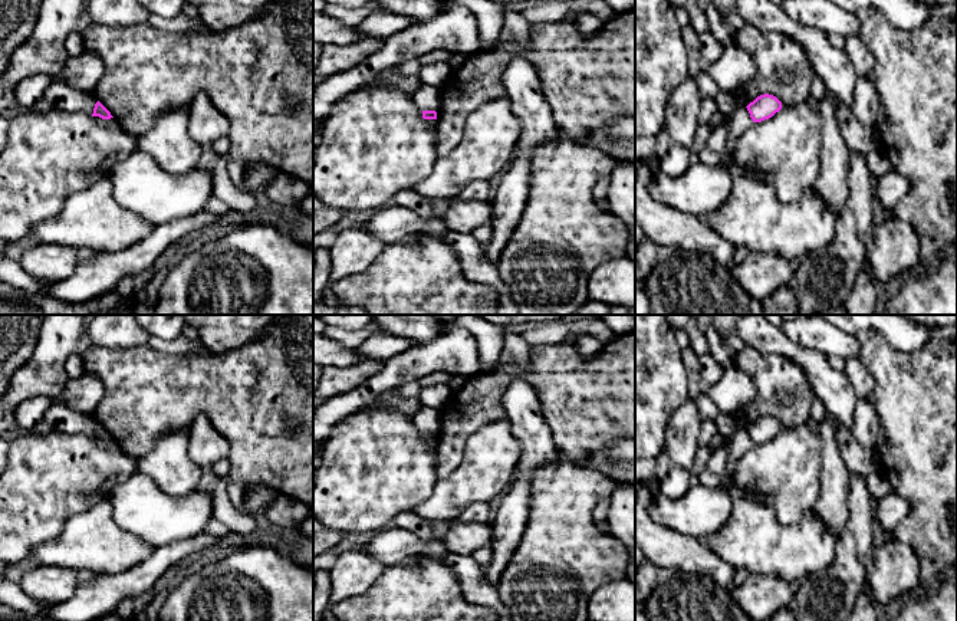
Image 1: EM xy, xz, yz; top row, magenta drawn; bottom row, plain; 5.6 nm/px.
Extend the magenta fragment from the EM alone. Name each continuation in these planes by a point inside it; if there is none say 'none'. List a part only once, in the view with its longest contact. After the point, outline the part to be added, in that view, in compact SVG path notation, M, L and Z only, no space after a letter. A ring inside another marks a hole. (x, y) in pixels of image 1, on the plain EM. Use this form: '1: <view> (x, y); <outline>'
none

